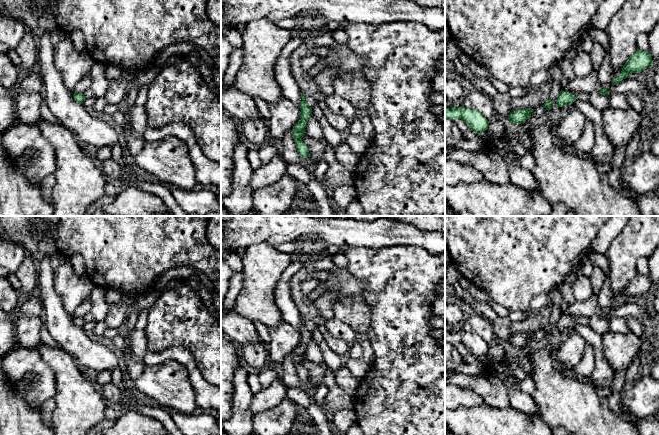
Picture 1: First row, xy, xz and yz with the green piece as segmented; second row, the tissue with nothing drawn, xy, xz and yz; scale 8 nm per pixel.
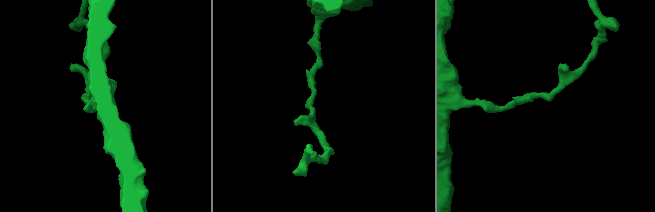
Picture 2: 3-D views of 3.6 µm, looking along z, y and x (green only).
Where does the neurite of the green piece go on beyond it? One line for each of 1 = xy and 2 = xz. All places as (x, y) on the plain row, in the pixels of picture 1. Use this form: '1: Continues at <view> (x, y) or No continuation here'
1: No continuation here
2: No continuation here

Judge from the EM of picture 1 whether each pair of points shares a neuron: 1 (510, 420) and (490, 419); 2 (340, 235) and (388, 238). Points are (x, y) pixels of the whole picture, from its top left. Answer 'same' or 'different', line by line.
1: same
2: same

